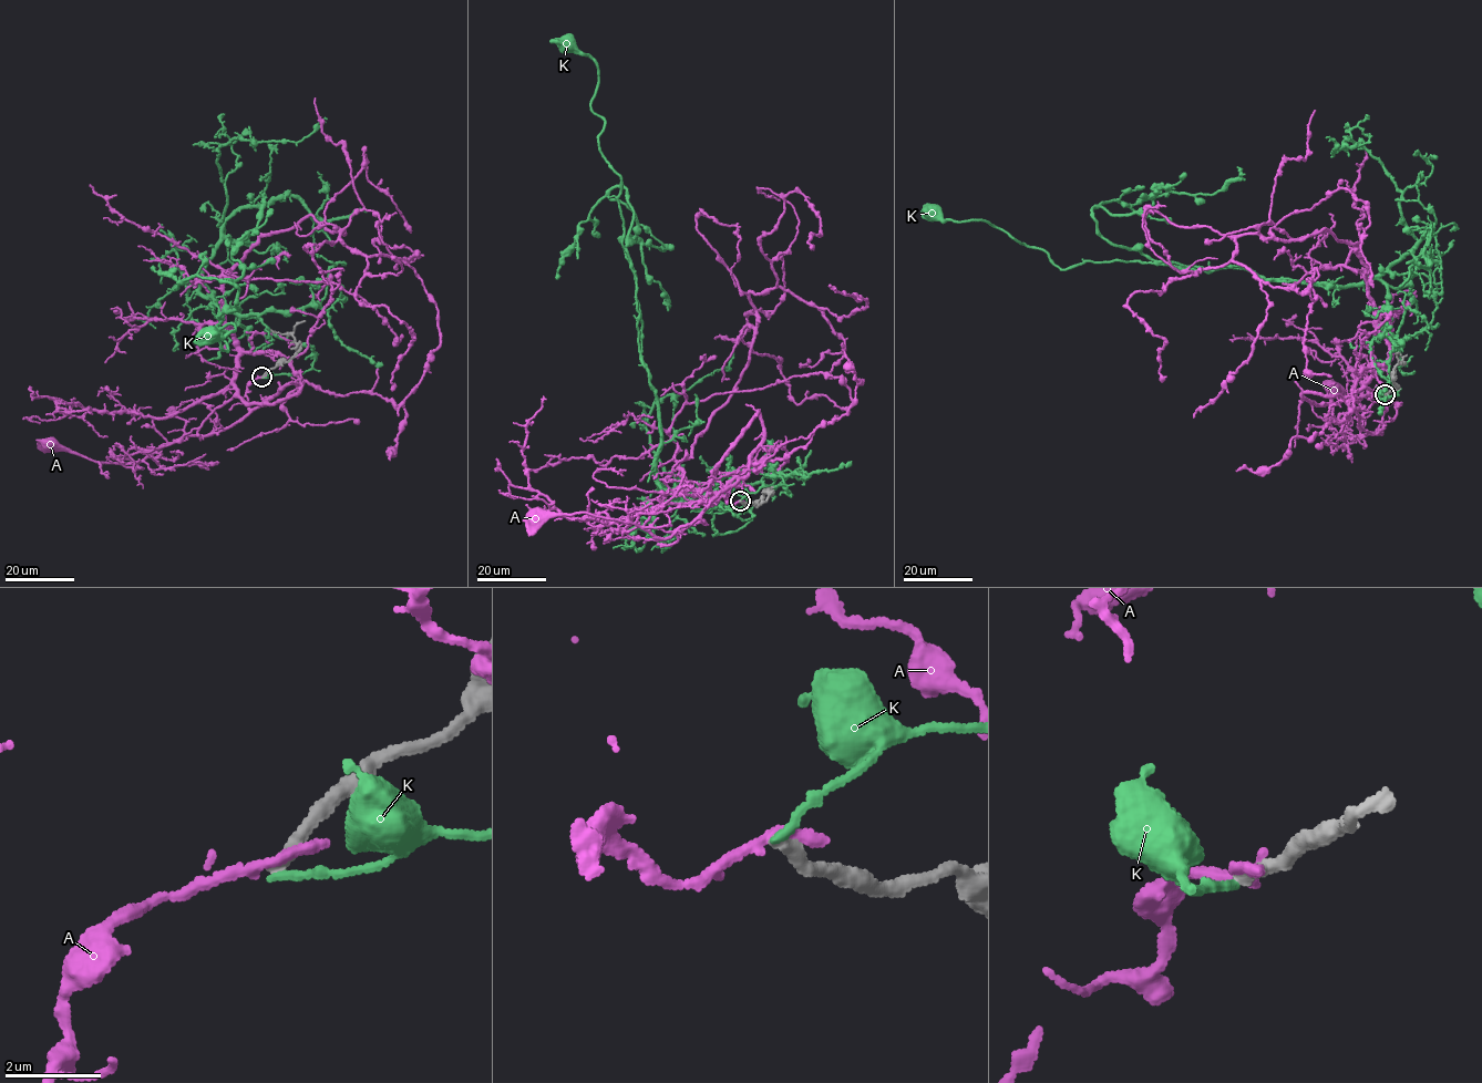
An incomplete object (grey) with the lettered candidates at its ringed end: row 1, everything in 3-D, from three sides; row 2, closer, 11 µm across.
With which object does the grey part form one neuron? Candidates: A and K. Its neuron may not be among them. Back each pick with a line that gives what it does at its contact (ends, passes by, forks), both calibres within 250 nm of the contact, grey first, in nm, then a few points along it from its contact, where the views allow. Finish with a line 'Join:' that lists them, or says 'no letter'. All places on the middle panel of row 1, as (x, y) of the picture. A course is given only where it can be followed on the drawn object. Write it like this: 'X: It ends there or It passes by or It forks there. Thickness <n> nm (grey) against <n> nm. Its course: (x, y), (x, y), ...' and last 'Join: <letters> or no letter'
Join: no letter

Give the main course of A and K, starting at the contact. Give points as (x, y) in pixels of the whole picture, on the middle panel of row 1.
A: (740, 501), (726, 502), (728, 488), (718, 492), (667, 538), (584, 513), (534, 518)
K: (740, 499), (789, 492), (758, 472), (692, 494), (658, 482), (620, 176), (592, 109), (599, 70), (567, 43)

